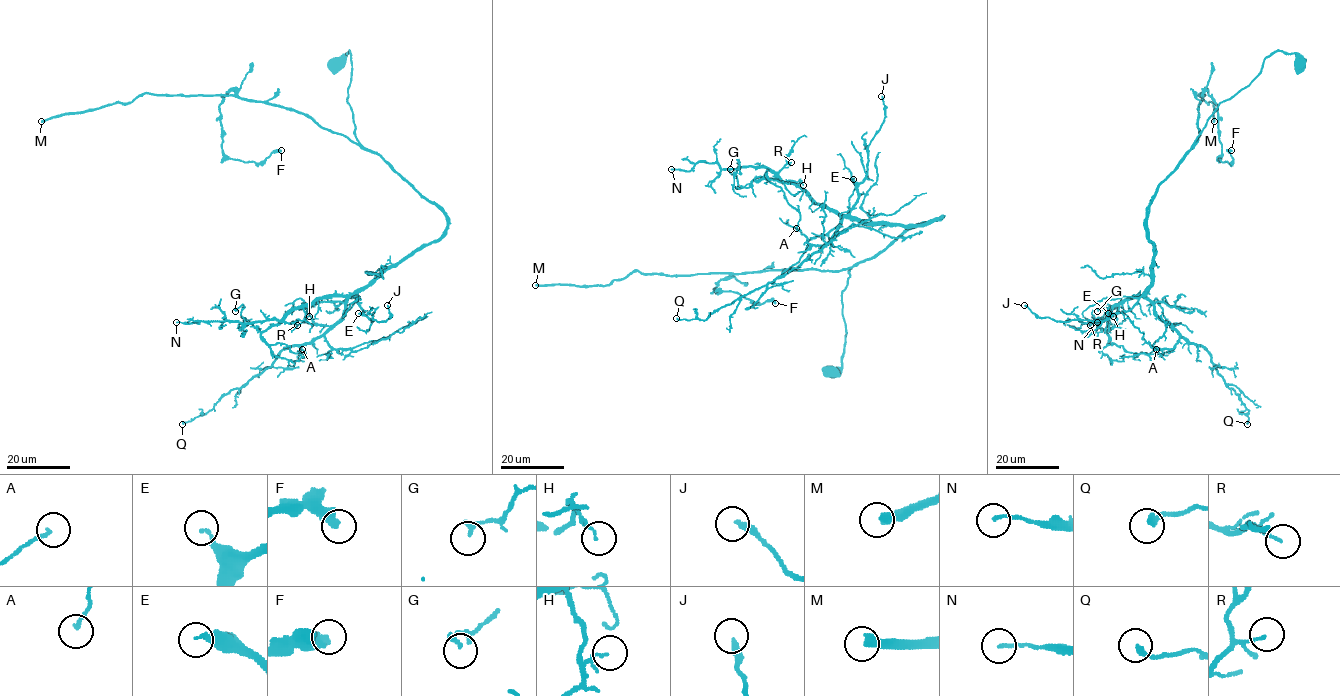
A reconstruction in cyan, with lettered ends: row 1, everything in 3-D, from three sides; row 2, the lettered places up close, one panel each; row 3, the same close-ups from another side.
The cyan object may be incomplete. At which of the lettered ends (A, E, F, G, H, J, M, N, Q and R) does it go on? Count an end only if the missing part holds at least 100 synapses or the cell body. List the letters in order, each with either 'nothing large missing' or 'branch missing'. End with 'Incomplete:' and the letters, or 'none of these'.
A: nothing large missing
E: nothing large missing
F: nothing large missing
G: nothing large missing
H: nothing large missing
J: nothing large missing
M: branch missing
N: nothing large missing
Q: nothing large missing
R: nothing large missing
Incomplete: M

